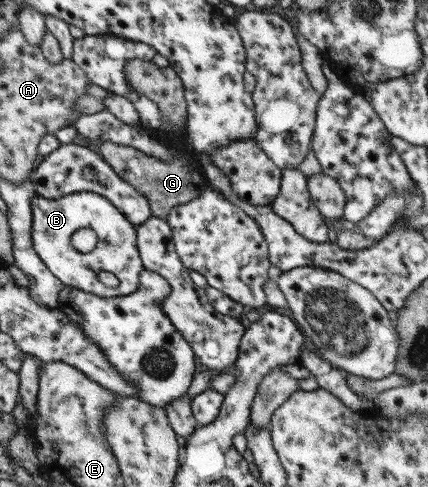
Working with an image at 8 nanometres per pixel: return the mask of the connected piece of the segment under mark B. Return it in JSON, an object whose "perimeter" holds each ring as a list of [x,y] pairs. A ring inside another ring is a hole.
{"perimeter":[[[83,191],[71,193],[70,195],[60,197],[58,200],[46,200],[40,195],[34,195],[32,199],[33,224],[31,239],[33,249],[42,258],[48,270],[57,279],[60,279],[62,284],[96,294],[100,297],[125,296],[129,293],[134,293],[138,289],[139,276],[144,267],[137,247],[137,226],[128,221],[117,207],[108,201],[108,198],[94,192]],[[84,227],[94,229],[98,235],[98,244],[90,253],[75,251],[74,247],[70,244],[72,235],[78,229],[83,229]],[[101,271],[113,273],[120,280],[120,285],[117,287],[107,287],[100,283],[98,274]]]}

